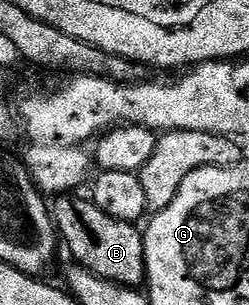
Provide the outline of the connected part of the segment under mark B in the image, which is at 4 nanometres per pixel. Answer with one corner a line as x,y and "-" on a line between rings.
72,193
54,197
51,202
53,225
60,241
69,245
78,267
106,278
120,286
140,287
145,280
145,239
142,231
132,222
107,216
88,197
73,198

